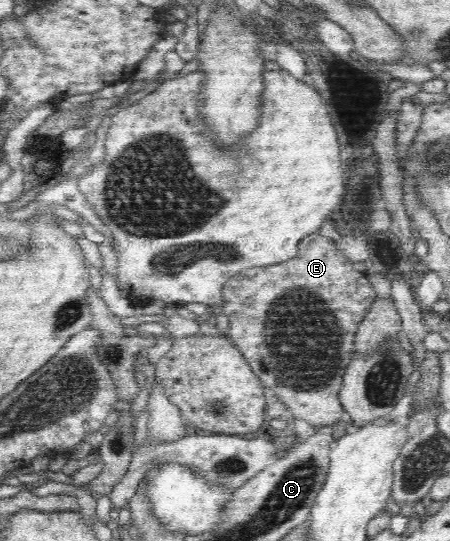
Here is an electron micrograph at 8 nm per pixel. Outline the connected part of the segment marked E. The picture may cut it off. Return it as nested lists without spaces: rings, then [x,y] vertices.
[[[315,232],[306,235],[299,242],[297,255],[293,259],[265,267],[247,268],[235,274],[222,287],[222,296],[223,300],[225,300],[225,304],[221,306],[222,314],[226,315],[229,320],[228,336],[237,346],[238,351],[245,356],[253,373],[261,380],[263,387],[271,389],[285,404],[288,417],[305,420],[309,427],[314,429],[332,426],[340,419],[346,418],[345,411],[338,398],[341,385],[343,385],[343,376],[349,362],[352,360],[353,351],[355,351],[355,342],[353,342],[355,333],[357,333],[357,329],[367,312],[370,311],[371,305],[378,299],[377,293],[366,276],[366,272],[357,271],[332,239],[325,239],[321,234]]]

